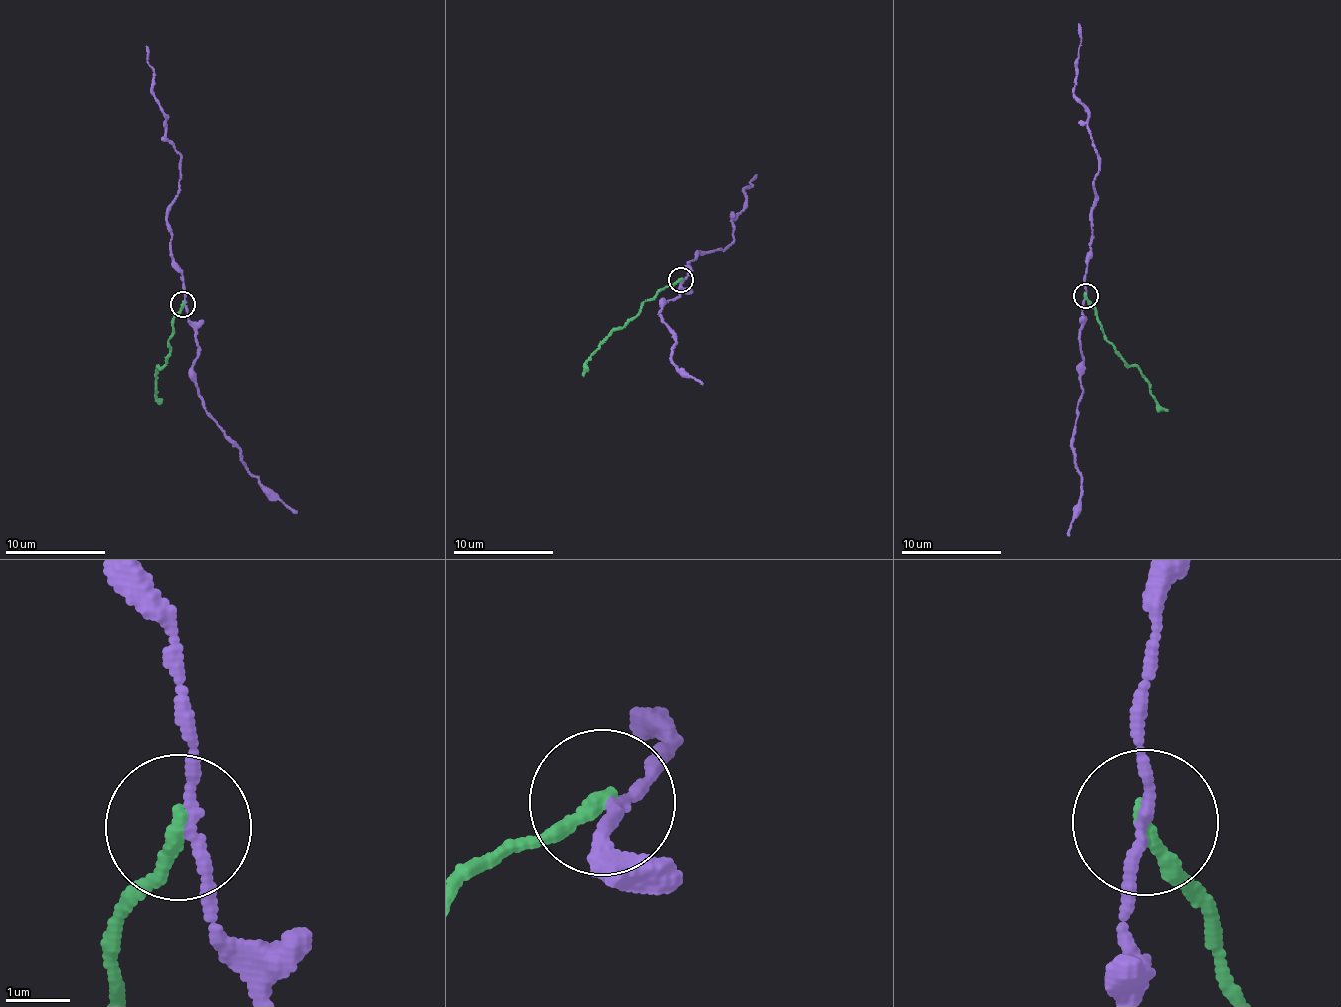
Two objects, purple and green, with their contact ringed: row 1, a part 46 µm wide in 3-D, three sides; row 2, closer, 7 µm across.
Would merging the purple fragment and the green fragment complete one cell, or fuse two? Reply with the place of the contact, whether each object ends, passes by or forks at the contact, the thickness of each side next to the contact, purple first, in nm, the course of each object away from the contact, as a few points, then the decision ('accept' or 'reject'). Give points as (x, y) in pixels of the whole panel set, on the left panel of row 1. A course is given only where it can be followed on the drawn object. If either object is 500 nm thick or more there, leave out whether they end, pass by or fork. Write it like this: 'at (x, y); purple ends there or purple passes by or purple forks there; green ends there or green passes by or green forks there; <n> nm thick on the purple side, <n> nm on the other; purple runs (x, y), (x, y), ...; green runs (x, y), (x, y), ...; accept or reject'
at (183, 304); purple passes by; green ends there; 150 nm thick on the purple side, 240 nm on the other; purple runs (183, 304), (168, 220), (181, 159), (165, 137), (148, 47); green runs (183, 304), (173, 320), (168, 358), (156, 368), (156, 392), (160, 400); reject

